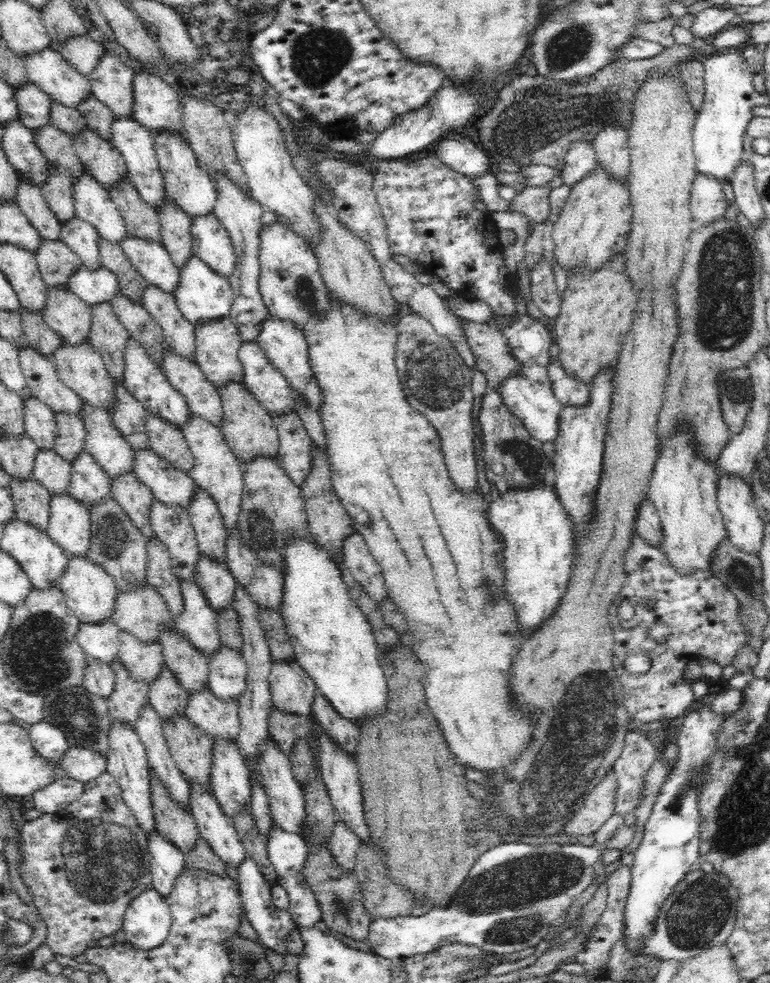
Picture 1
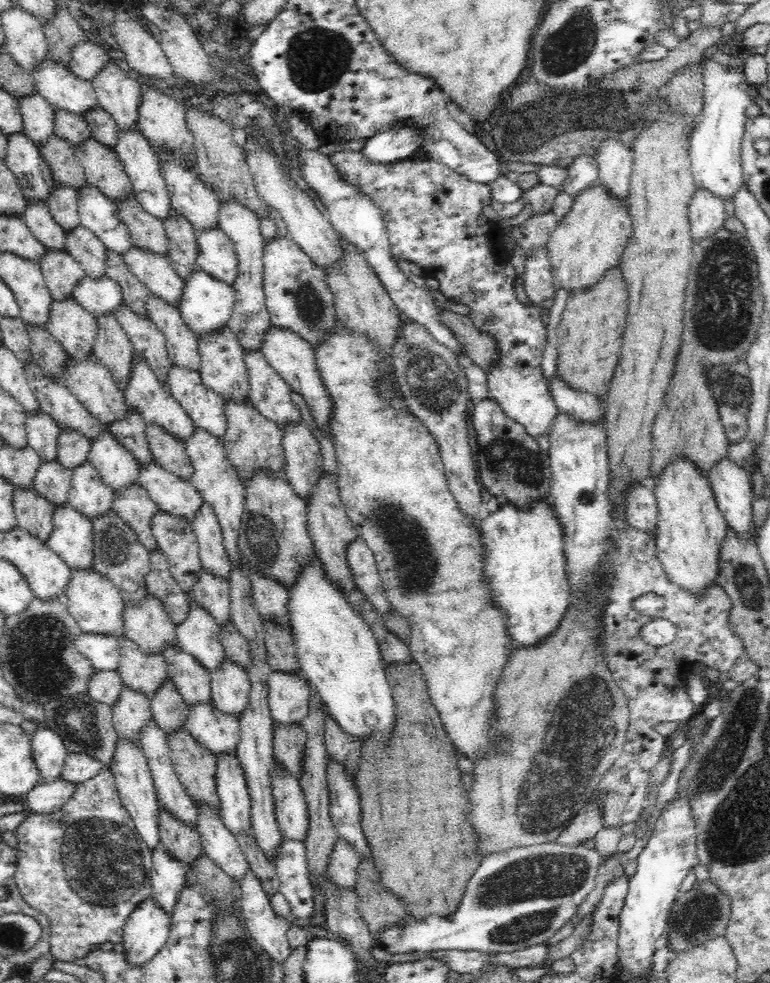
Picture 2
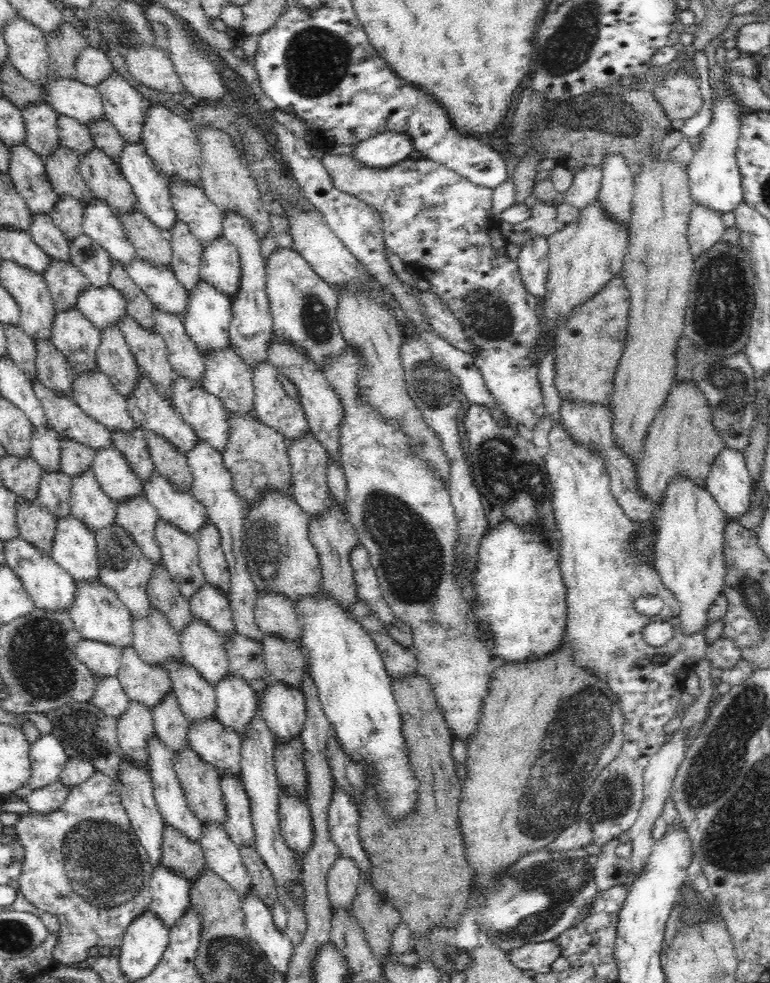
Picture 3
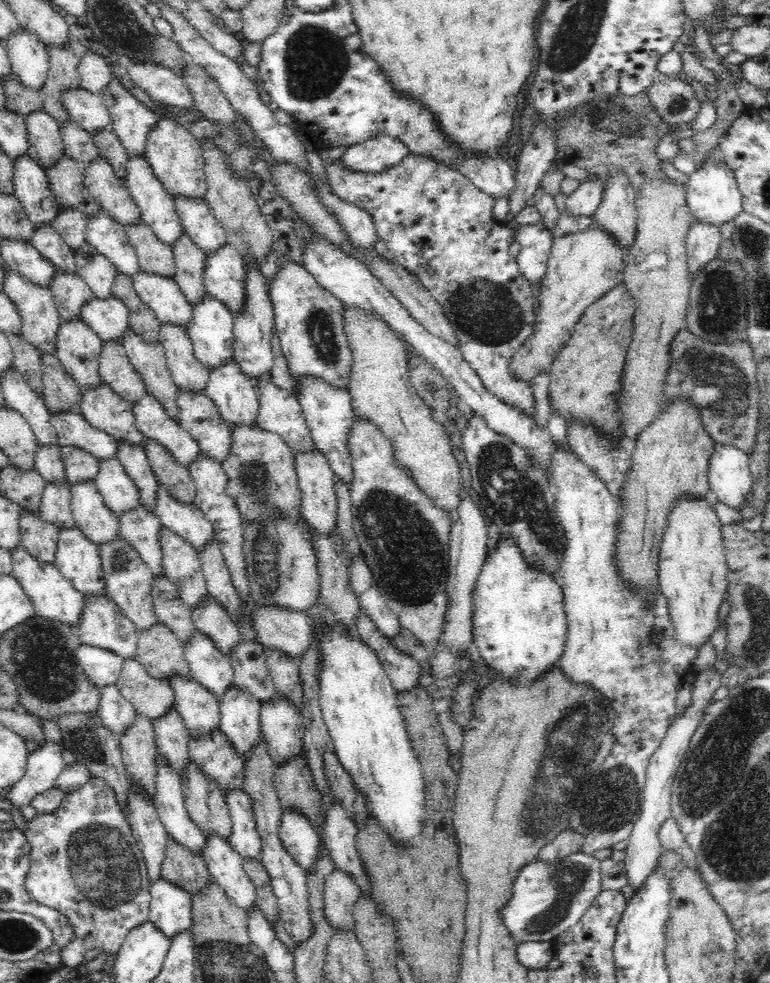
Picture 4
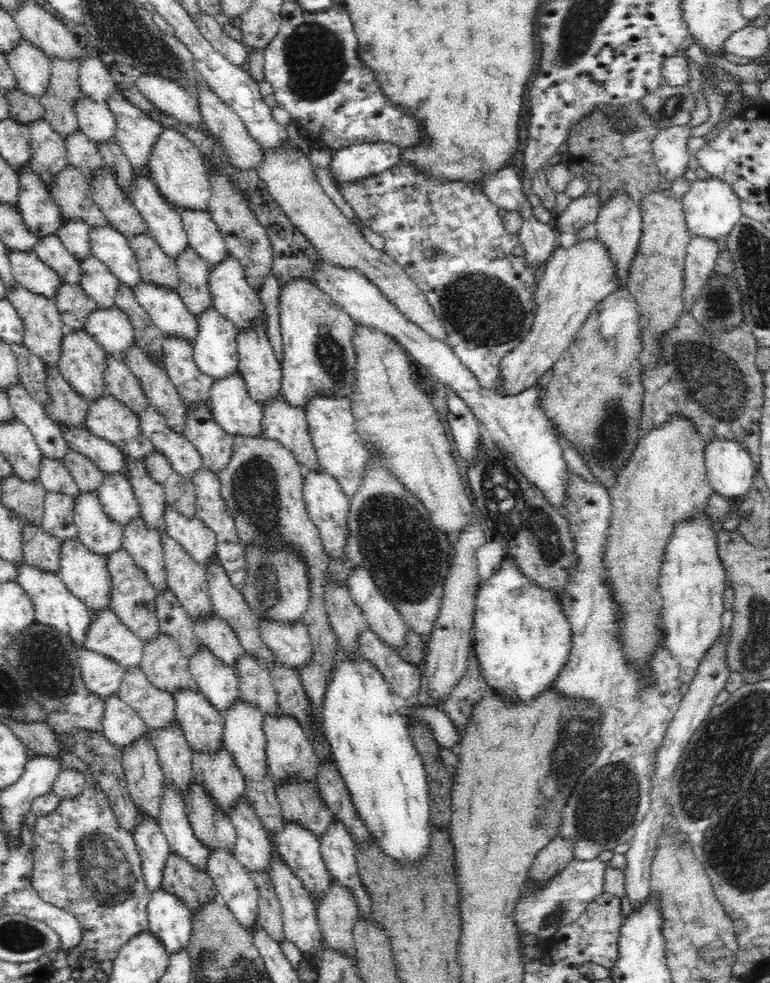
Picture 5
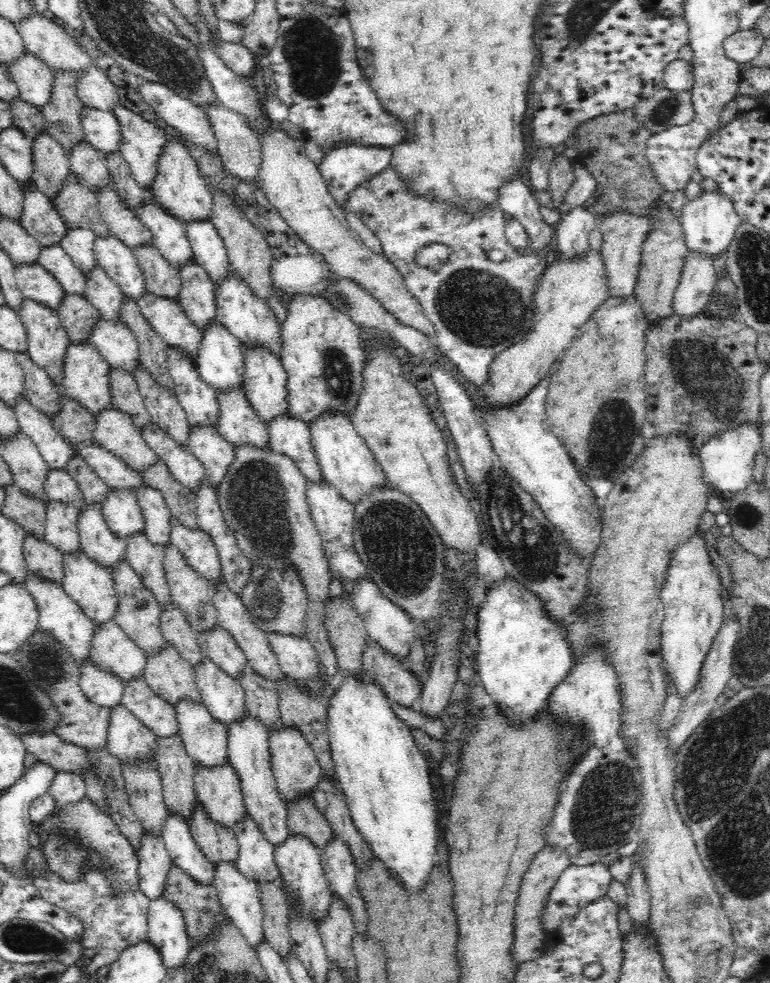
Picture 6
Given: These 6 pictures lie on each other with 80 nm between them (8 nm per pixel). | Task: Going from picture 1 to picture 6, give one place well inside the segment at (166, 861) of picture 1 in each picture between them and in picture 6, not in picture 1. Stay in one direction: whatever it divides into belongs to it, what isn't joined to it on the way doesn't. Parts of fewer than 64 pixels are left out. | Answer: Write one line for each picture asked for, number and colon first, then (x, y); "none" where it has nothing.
2: (168, 877)
3: (171, 897)
4: (170, 907)
5: (171, 921)
6: (166, 929)

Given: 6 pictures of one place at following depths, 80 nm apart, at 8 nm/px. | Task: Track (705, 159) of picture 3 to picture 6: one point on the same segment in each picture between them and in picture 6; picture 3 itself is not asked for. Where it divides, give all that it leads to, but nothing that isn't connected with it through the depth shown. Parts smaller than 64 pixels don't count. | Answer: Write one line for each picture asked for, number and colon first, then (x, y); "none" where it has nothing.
4: (713, 196)
5: (712, 208)
6: (709, 222)

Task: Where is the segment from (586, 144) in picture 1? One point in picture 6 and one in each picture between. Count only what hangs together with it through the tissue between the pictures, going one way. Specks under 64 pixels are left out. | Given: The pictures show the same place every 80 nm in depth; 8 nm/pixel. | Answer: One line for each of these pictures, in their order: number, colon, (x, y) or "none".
2: (583, 173)
3: (586, 185)
4: (584, 201)
5: (580, 211)
6: (572, 231)

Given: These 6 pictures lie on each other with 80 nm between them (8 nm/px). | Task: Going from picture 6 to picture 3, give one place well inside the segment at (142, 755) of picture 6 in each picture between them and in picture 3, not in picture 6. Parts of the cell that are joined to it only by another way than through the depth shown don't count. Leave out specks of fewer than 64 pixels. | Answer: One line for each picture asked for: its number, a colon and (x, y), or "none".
3: (109, 696)
4: (117, 714)
5: (122, 725)

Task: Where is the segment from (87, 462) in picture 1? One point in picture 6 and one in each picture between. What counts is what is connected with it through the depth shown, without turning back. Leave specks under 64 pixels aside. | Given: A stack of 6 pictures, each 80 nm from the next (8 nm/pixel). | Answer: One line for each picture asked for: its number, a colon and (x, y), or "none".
2: (89, 494)
3: (89, 503)
4: (98, 523)
5: (96, 530)
6: (98, 542)

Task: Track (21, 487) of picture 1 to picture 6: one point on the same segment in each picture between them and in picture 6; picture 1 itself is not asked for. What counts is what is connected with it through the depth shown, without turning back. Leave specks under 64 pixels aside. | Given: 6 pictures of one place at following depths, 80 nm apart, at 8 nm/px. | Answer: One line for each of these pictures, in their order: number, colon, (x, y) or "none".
2: (34, 513)
3: (36, 524)
4: (40, 538)
5: (40, 549)
6: (44, 561)

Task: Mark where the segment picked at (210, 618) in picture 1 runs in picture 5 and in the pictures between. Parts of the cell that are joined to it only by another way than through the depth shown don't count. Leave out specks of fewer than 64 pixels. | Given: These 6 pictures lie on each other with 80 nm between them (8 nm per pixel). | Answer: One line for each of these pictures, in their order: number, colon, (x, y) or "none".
2: (198, 634)
3: (203, 648)
4: (211, 668)
5: (217, 682)

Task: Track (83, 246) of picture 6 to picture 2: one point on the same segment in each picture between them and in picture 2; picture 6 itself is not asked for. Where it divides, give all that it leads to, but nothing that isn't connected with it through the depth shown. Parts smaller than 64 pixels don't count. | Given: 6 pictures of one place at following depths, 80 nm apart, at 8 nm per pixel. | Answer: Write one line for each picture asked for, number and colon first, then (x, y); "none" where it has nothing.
2: (63, 201)
3: (68, 212)
4: (71, 224)
5: (73, 232)

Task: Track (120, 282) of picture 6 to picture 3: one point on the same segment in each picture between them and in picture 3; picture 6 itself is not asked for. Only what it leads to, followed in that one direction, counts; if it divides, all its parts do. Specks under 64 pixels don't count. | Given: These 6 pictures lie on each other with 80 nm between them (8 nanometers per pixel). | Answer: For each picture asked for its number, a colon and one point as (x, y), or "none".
3: (100, 223)
4: (109, 237)
5: (108, 245)

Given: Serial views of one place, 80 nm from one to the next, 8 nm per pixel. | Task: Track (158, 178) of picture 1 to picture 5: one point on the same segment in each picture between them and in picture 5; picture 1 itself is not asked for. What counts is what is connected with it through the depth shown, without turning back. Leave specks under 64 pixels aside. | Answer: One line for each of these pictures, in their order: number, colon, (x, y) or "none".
2: (140, 162)
3: (151, 189)
4: (157, 208)
5: (164, 223)

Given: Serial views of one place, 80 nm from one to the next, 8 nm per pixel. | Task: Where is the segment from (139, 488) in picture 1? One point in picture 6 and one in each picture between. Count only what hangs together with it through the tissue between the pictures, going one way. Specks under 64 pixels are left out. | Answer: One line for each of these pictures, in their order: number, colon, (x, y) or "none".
2: (133, 504)
3: (137, 515)
4: (140, 526)
5: (143, 543)
6: (147, 560)

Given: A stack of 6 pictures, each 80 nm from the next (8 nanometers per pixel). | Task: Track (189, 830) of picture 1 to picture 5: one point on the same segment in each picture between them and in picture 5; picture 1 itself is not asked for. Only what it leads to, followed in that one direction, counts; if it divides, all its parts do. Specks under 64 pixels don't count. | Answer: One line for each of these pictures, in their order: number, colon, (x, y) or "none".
2: (182, 841)
3: (186, 857)
4: (181, 867)
5: (180, 877)

